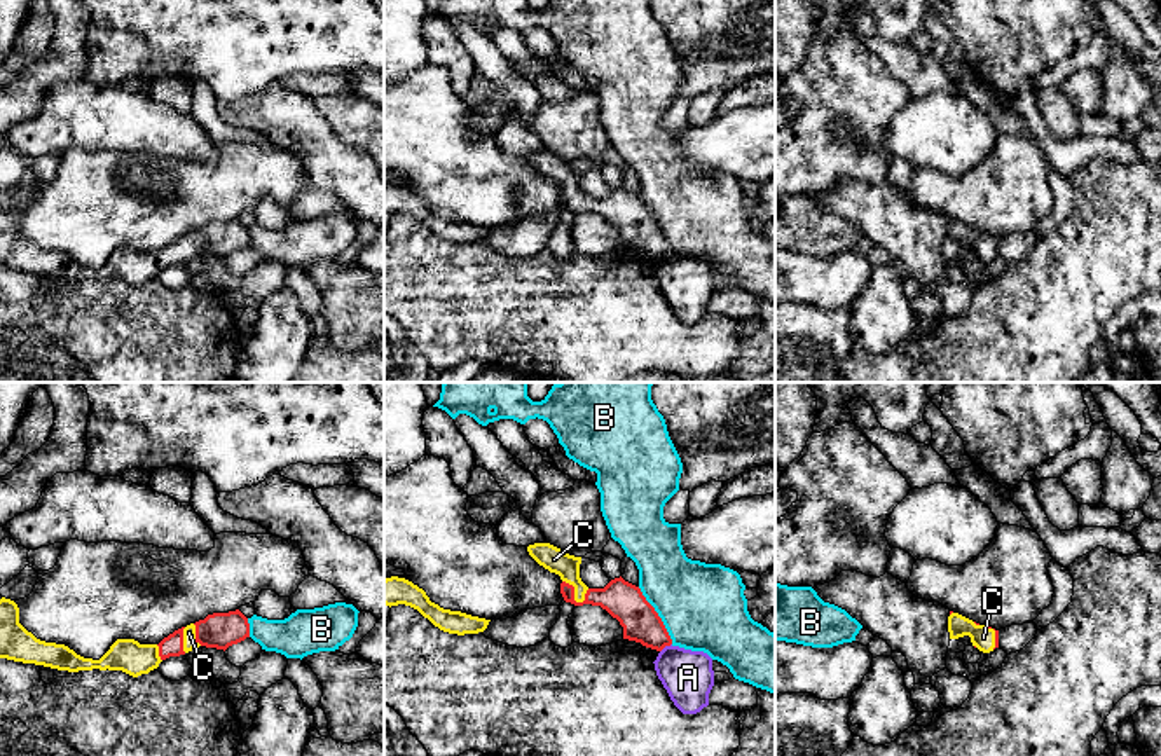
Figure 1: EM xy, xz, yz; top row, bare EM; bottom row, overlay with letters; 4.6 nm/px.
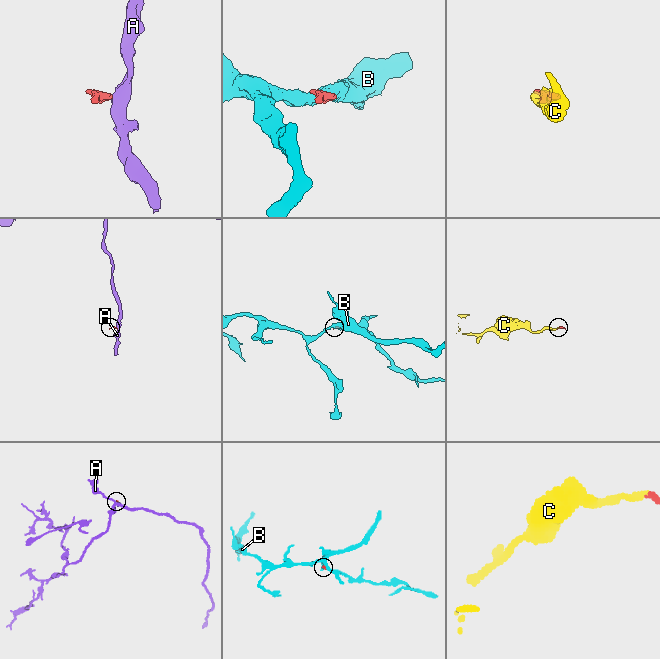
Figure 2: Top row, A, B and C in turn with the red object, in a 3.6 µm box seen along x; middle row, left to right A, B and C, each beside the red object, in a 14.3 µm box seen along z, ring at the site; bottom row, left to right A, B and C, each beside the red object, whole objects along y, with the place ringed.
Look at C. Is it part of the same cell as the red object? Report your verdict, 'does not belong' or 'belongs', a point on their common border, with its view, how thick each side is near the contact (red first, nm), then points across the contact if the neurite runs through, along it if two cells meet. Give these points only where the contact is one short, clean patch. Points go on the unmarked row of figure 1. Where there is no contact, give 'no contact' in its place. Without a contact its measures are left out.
belongs | xz (573, 203) | 180/120 nm | across xz (624, 210), (573, 203), (570, 184), (554, 168)

